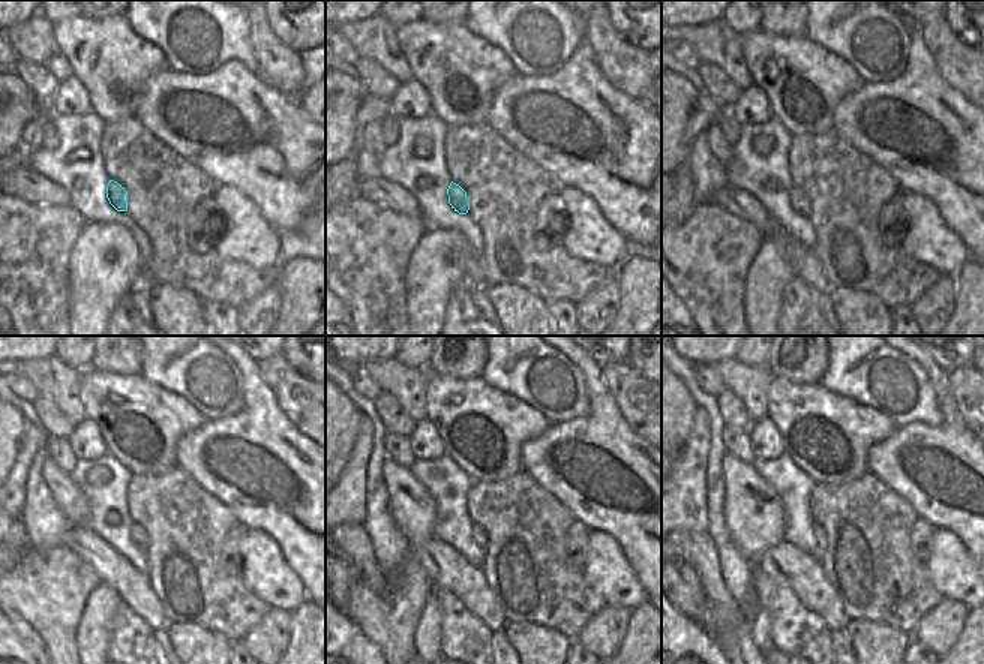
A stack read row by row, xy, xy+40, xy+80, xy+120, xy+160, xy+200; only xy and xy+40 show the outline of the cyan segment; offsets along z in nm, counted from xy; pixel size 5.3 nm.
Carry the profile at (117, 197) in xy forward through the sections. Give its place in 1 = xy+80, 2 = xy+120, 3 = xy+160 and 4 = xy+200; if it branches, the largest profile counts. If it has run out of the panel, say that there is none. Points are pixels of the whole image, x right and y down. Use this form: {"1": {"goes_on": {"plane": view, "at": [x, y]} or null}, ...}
{"1": {"goes_on": {"plane": "xy+80", "at": [798, 201]}}, "2": {"goes_on": {"plane": "xy+120", "at": [138, 535]}}, "3": {"goes_on": {"plane": "xy+160", "at": [479, 534]}}, "4": {"goes_on": {"plane": "xy+200", "at": [818, 532]}}}

